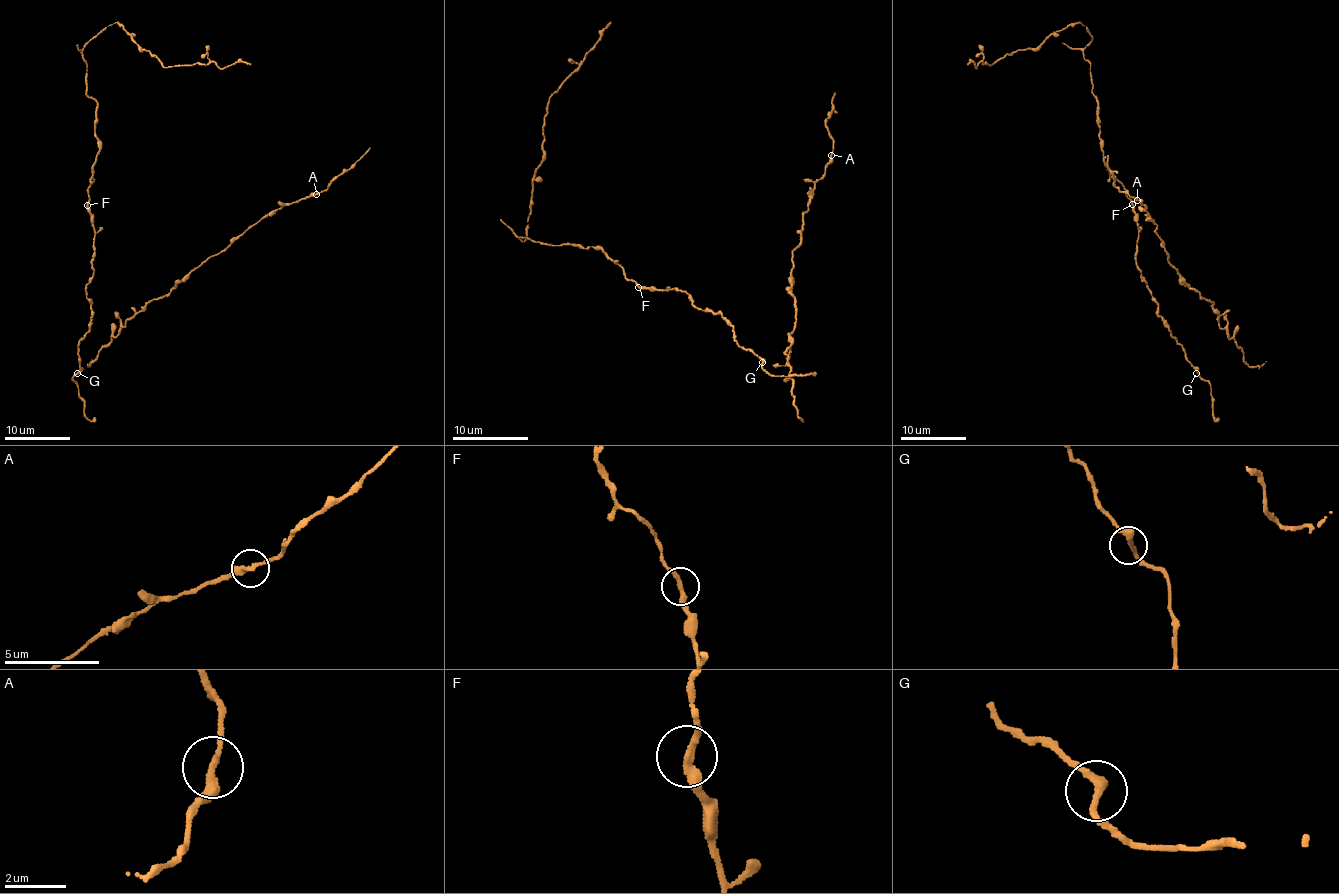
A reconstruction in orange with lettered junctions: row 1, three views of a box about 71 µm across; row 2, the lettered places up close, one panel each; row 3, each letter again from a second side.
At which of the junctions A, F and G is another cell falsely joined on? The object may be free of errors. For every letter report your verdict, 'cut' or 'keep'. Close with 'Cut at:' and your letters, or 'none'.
A: cut
F: keep
G: keep
Cut at: A

